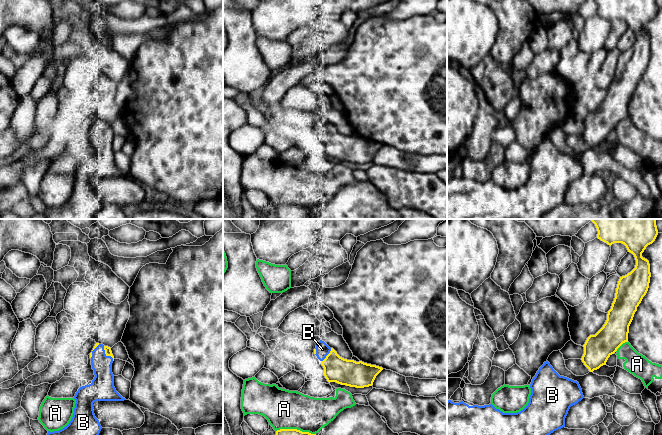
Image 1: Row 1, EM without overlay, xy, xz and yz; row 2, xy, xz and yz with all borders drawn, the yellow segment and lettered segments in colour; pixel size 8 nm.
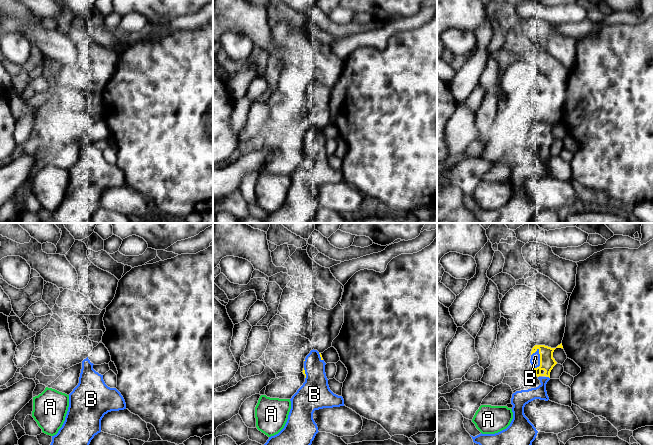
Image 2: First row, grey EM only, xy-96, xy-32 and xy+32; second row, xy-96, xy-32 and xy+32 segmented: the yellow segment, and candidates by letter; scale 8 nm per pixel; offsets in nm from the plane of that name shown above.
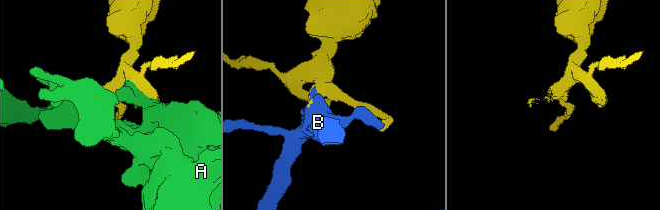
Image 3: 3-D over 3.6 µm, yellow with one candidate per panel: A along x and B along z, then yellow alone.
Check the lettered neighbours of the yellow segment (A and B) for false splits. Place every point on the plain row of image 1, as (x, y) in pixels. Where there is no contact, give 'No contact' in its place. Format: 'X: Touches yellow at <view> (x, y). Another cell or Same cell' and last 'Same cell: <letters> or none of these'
A: Touches yellow at yz (621, 120). Another cell
B: Touches yellow at xy (106, 130). Same cell
Same cell: B

